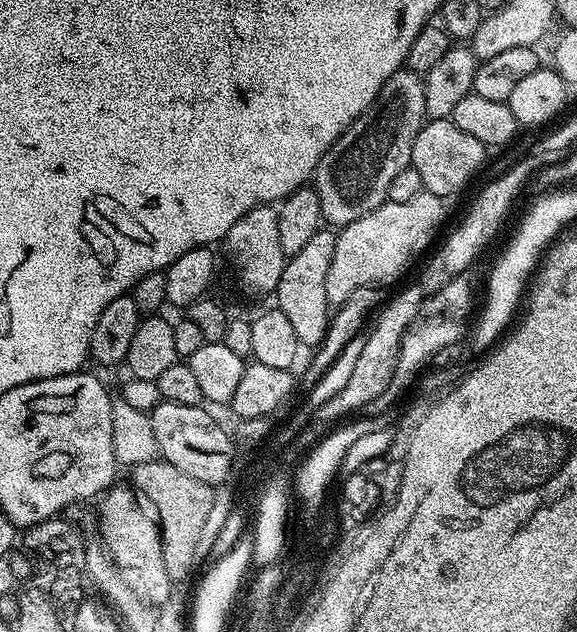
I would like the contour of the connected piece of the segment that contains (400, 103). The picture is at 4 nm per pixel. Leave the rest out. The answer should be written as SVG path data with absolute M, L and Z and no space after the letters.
M401 70L395 72L382 86L380 95L365 112L348 127L318 162L314 173L314 187L320 203L320 215L328 226L343 226L370 214L386 203L390 182L412 162L414 138L426 123L426 94L421 73Z

